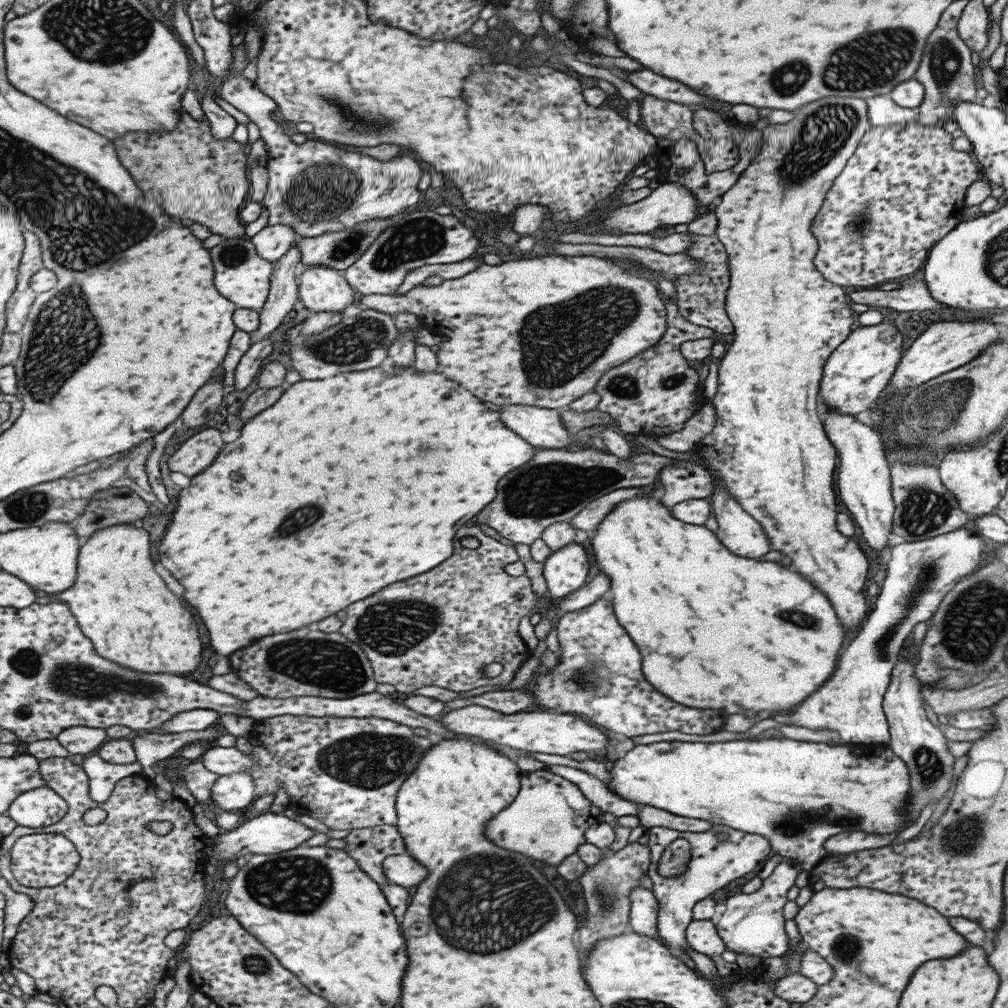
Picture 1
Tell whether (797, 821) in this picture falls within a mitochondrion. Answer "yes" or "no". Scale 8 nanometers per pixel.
yes

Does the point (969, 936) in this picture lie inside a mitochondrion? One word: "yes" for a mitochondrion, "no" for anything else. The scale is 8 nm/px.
no

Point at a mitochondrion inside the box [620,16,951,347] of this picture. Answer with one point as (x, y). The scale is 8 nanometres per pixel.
(870, 61)

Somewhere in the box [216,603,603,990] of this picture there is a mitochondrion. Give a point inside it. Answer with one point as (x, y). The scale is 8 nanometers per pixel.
(521, 906)

